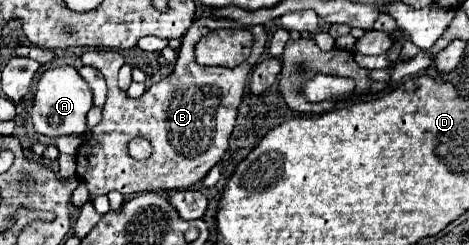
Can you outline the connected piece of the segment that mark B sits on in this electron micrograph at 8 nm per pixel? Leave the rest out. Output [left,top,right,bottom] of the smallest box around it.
[76,19,268,197]

